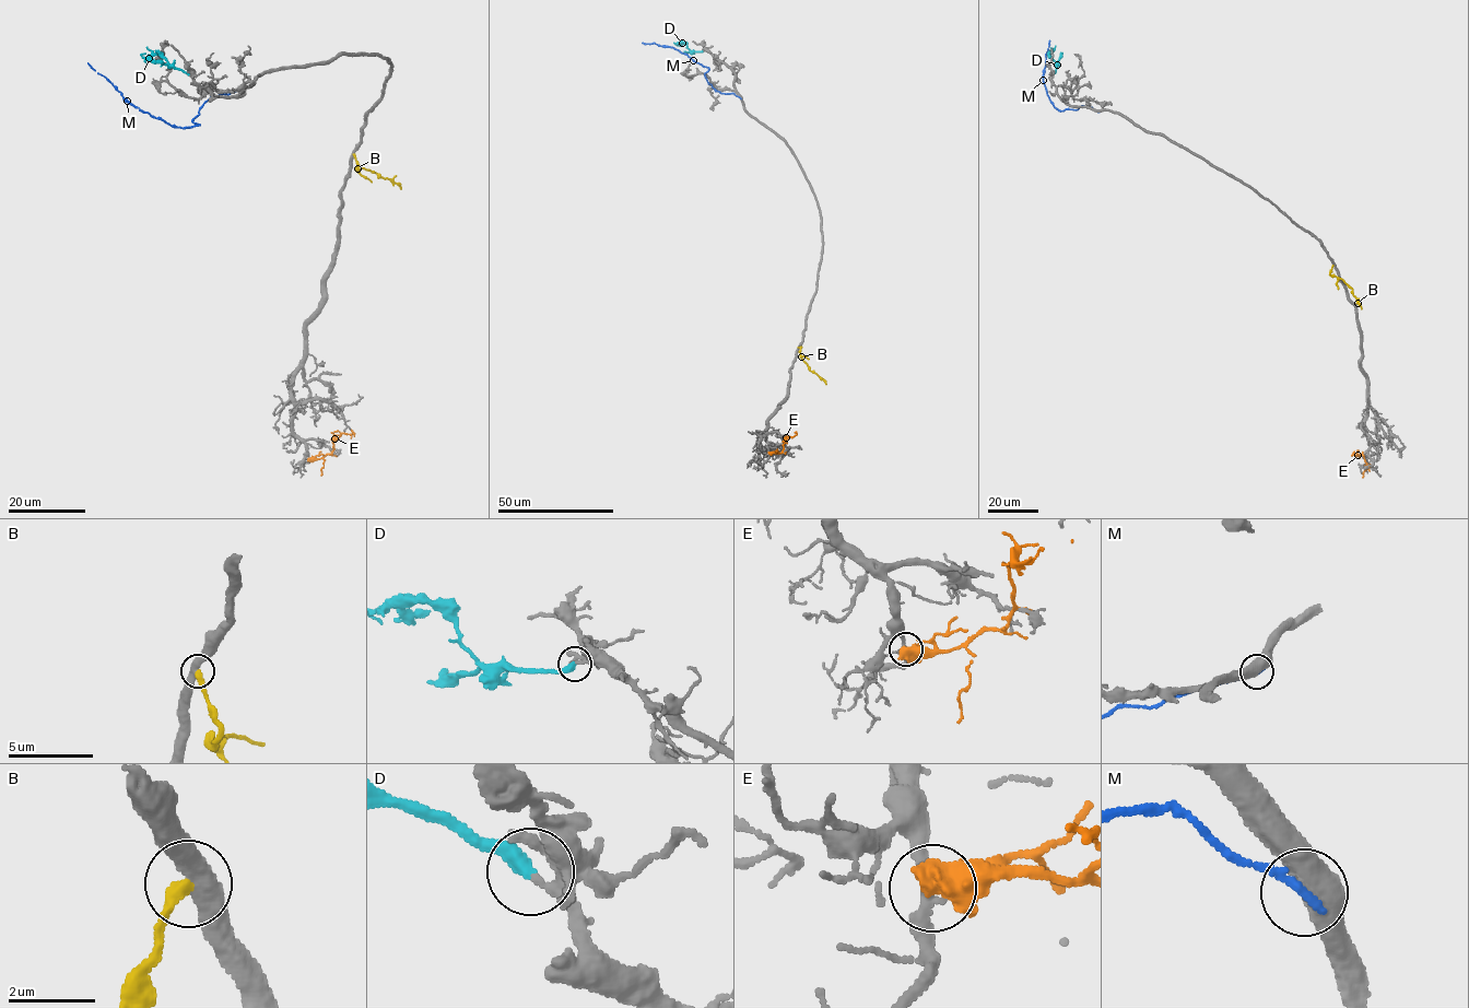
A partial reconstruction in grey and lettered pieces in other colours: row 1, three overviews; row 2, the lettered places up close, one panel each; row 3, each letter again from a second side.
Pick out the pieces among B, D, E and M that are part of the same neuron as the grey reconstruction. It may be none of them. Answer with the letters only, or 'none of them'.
D

